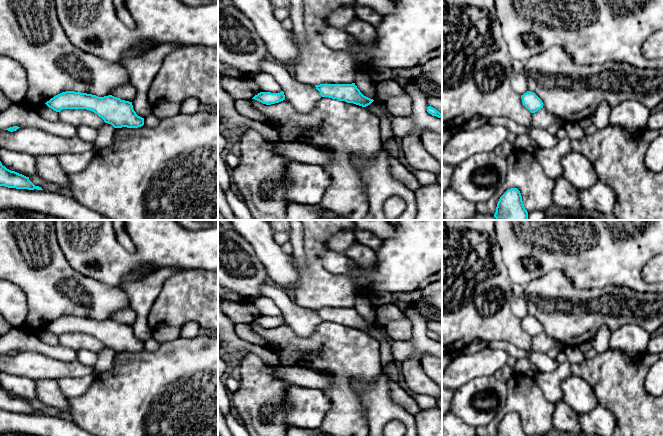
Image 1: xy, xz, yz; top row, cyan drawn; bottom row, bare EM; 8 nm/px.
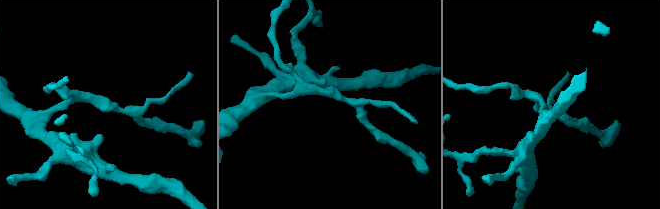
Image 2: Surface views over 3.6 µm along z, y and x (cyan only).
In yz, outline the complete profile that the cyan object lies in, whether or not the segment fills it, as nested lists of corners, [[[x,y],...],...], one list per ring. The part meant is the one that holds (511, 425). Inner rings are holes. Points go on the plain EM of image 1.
[[[517,412],[508,413],[499,423],[496,436],[527,436]]]

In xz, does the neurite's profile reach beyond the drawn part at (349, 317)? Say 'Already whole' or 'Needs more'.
Already whole

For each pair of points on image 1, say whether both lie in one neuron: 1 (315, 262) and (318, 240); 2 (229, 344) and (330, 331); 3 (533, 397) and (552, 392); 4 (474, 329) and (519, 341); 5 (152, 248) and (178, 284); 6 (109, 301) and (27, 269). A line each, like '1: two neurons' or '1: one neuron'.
1: one neuron
2: two neurons
3: two neurons
4: one neuron
5: two neurons
6: one neuron

